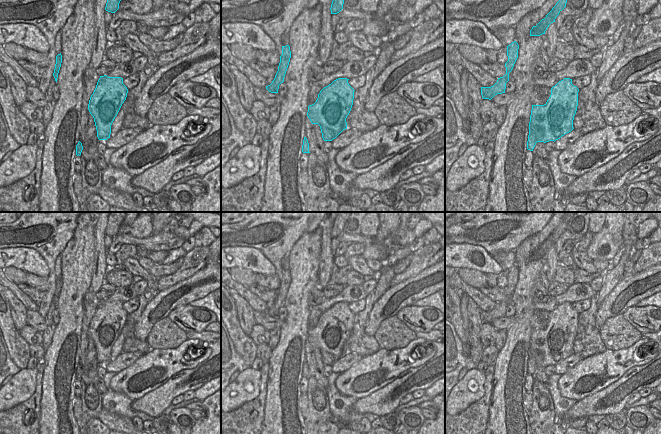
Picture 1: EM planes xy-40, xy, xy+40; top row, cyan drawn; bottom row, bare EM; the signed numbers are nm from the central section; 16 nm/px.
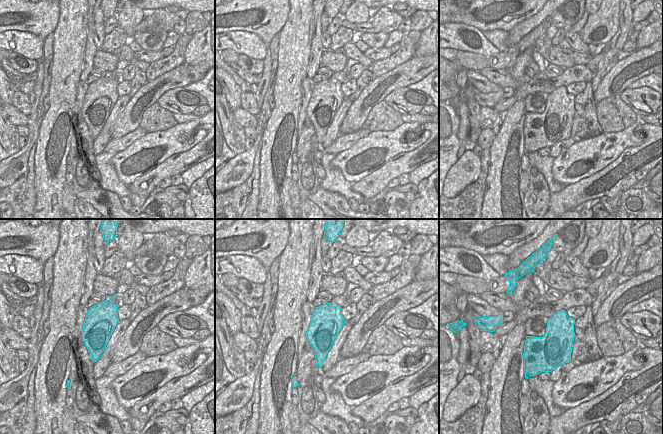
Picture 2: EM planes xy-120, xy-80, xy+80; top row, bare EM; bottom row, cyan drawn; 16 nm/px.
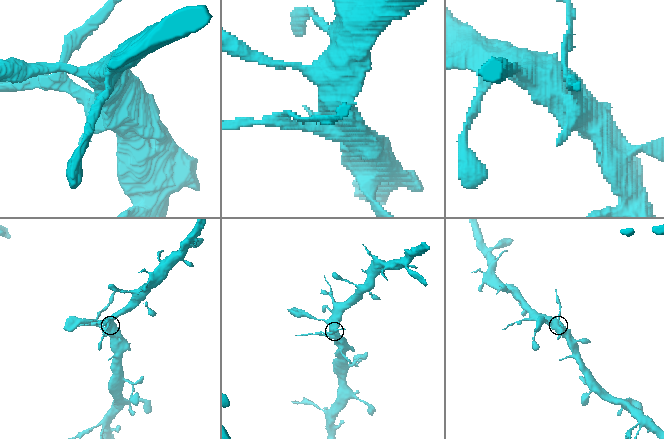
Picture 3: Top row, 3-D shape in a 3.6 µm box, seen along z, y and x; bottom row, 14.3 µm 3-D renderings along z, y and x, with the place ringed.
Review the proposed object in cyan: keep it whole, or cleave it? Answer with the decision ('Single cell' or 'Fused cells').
Fused cells

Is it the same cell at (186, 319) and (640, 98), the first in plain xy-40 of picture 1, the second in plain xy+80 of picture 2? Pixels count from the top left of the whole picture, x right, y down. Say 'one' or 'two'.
one

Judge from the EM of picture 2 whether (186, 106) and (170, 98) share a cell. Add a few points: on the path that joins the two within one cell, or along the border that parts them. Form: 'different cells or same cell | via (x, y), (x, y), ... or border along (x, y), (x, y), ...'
same cell | via (182, 103), (174, 100)

